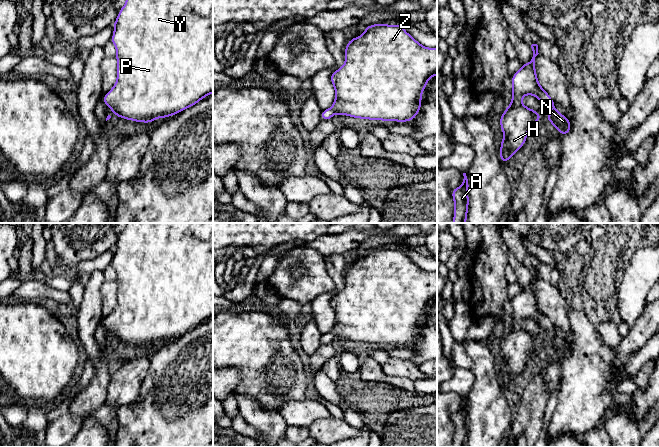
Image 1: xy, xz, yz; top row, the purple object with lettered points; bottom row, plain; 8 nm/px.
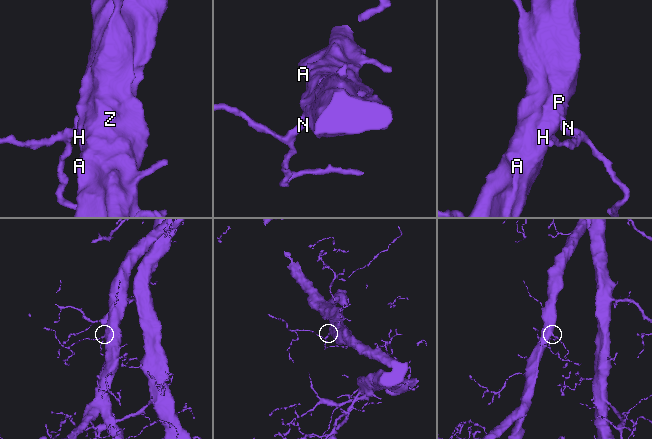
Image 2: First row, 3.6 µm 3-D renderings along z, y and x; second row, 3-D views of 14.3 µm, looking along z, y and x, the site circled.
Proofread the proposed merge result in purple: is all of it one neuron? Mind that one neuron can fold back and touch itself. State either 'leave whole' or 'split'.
leave whole

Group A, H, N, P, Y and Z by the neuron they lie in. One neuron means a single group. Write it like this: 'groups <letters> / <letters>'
groups A H N P Y Z

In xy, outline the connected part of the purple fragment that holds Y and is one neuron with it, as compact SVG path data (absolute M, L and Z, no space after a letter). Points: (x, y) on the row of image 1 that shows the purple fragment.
M126 0L113 27L111 42L117 51L117 79L112 89L103 97L103 103L110 107L113 114L118 115L117 118L150 123L157 118L164 119L178 114L213 93L213 0Z

